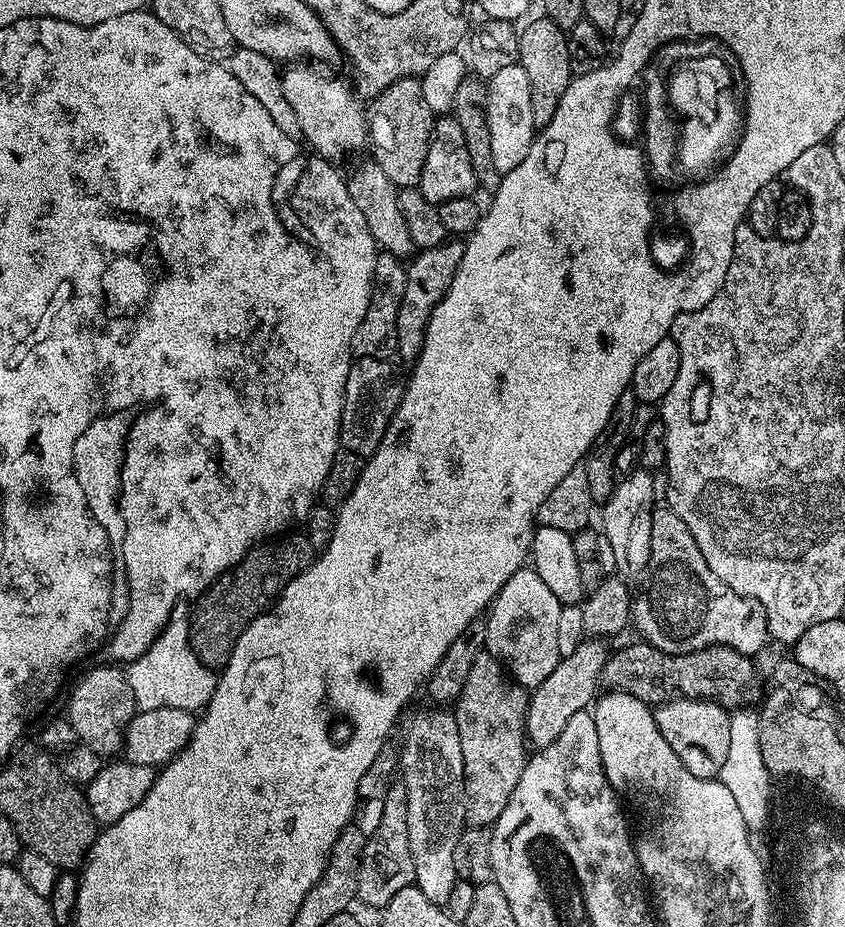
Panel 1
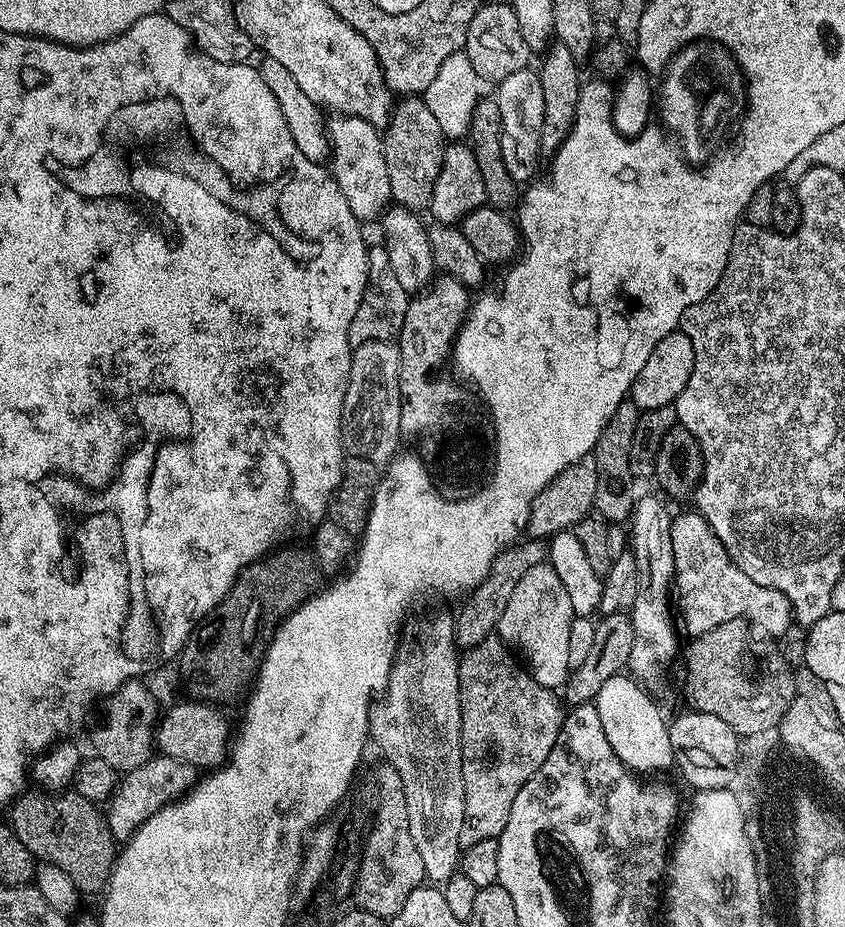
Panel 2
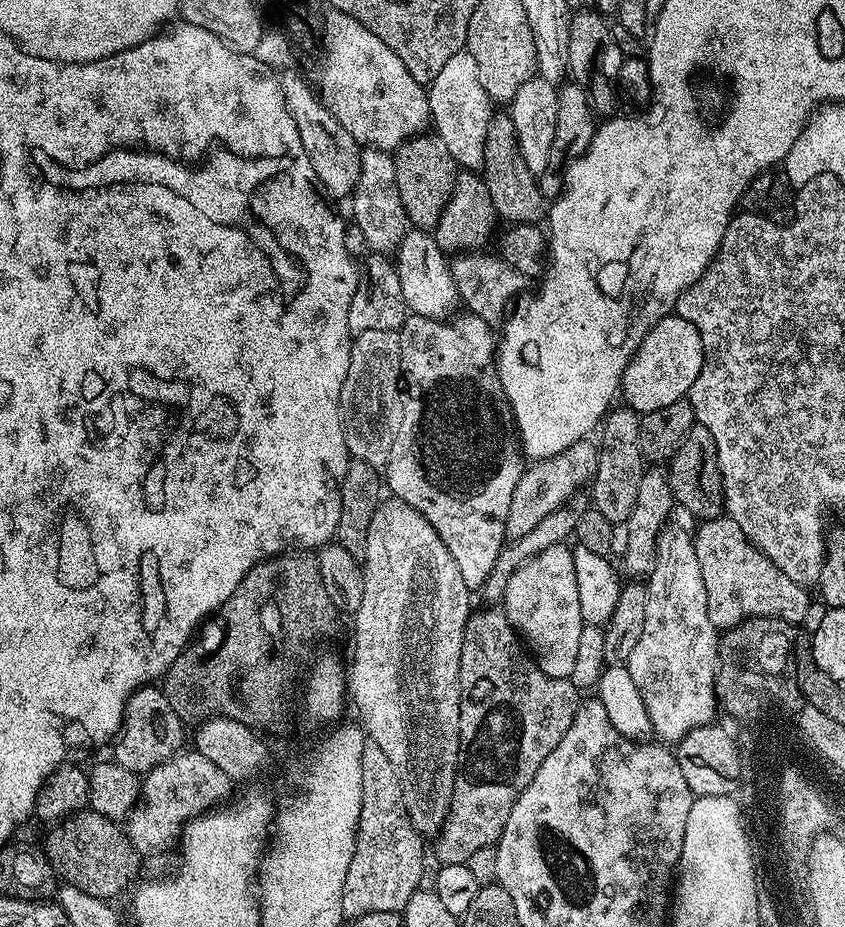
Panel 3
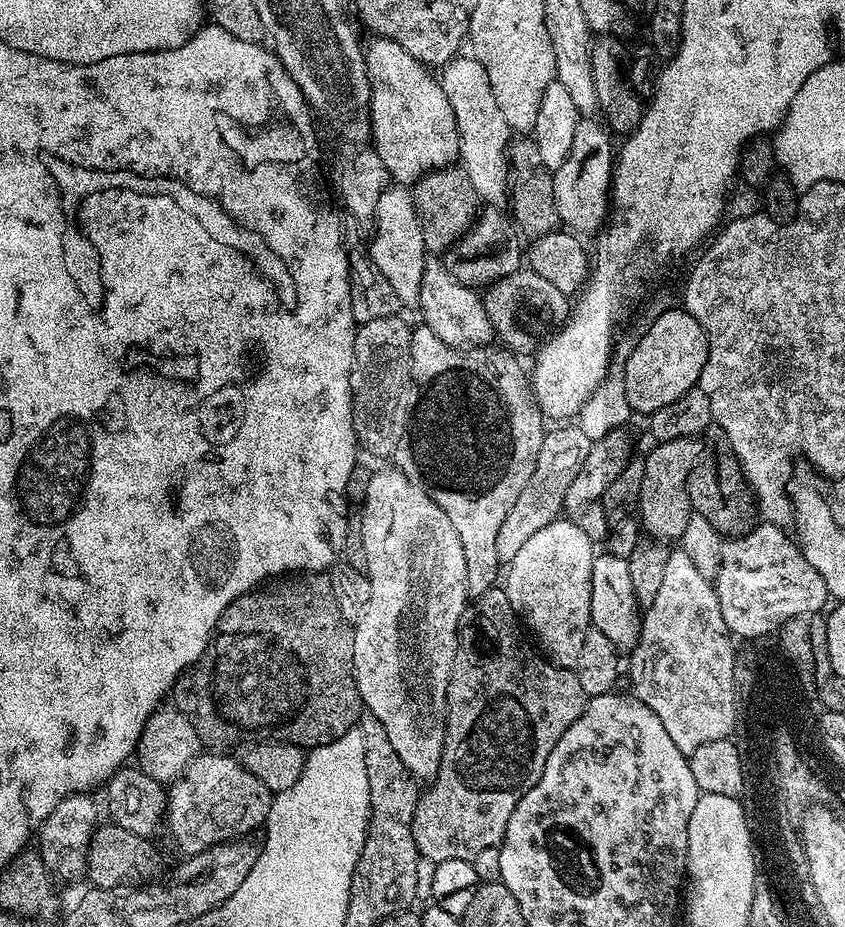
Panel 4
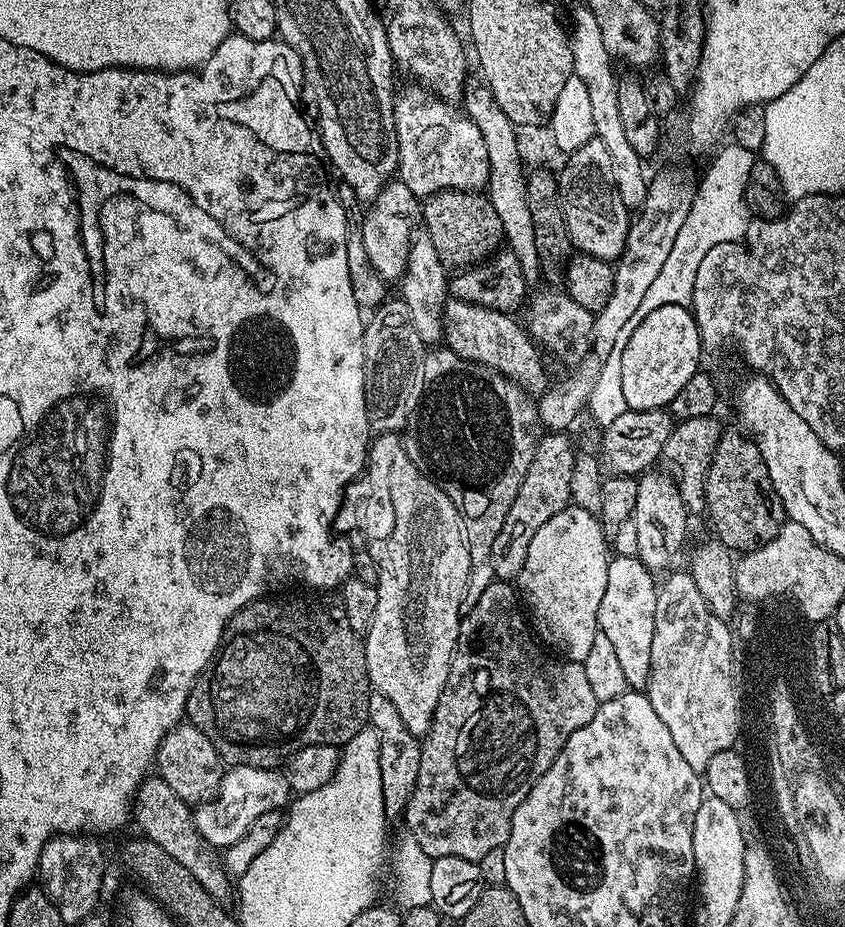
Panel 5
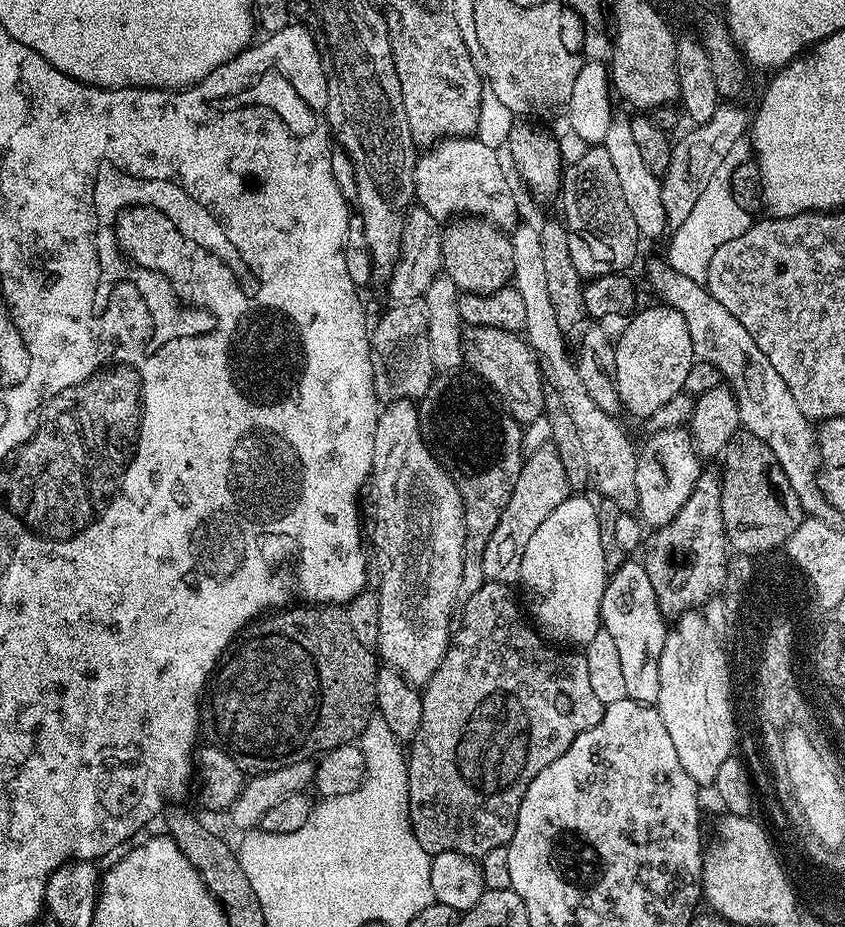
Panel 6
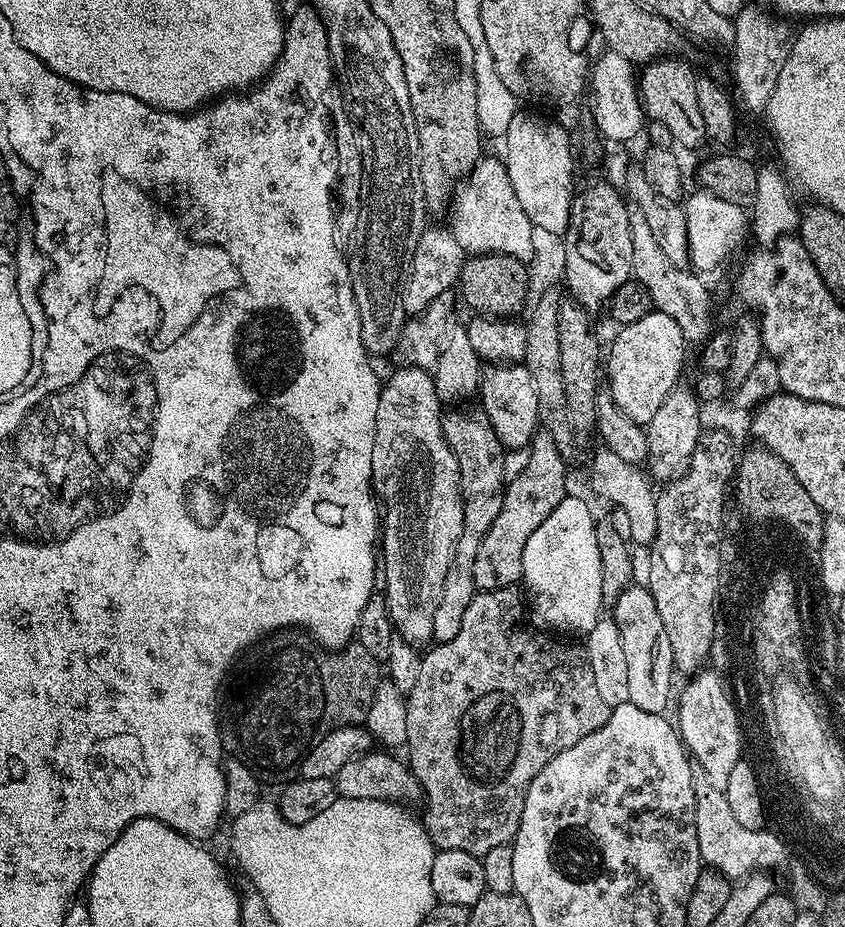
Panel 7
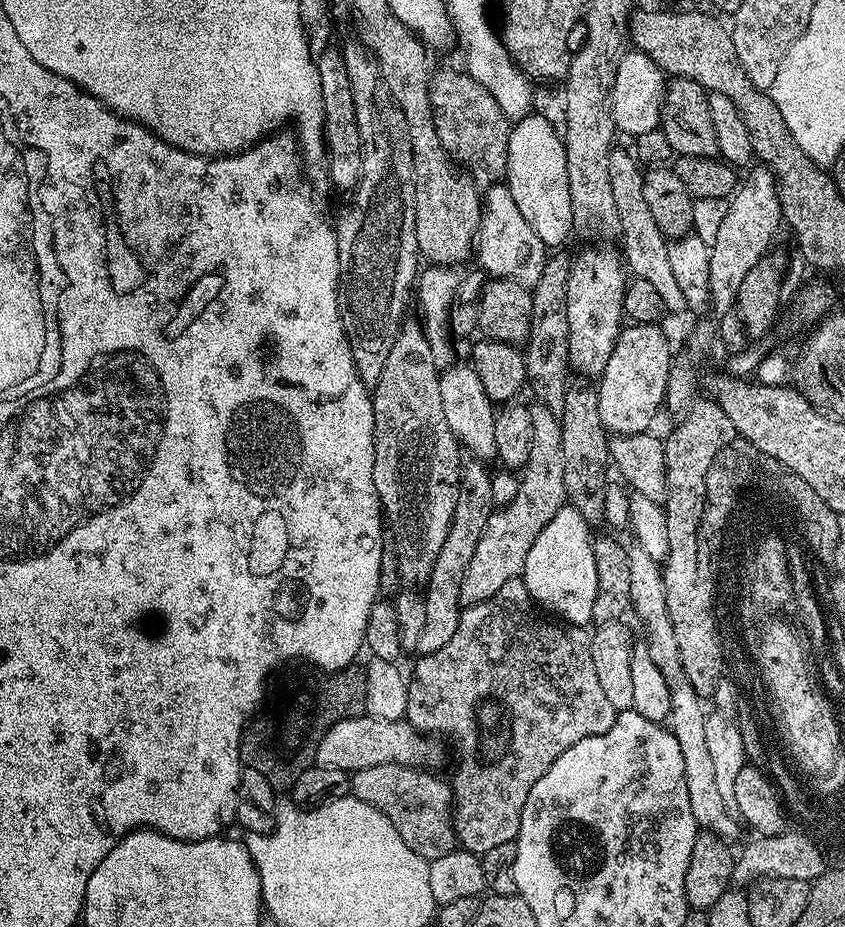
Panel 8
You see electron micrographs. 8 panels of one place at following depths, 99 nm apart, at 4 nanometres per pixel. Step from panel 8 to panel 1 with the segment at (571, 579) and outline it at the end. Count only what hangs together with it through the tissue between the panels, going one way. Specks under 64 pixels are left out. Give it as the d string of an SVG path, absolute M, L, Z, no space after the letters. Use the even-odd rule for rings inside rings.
M525 566L512 575L510 582L492 600L486 613L485 642L487 655L500 661L517 684L533 690L546 681L561 657L558 654L558 614L562 605L538 578L535 568Z

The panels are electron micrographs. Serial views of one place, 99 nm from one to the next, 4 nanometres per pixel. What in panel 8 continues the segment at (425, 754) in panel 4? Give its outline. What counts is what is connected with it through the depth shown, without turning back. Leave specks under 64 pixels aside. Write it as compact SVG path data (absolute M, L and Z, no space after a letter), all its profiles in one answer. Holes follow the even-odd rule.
M405 322L400 325L398 338L394 338L394 346L390 346L390 354L386 357L386 366L382 366L382 374L370 395L376 427L374 486L378 490L390 547L397 554L401 581L408 586L424 586L434 570L434 560L438 558L438 550L442 550L442 542L446 542L446 534L454 518L462 449L446 423L446 414L442 410L440 372L430 350L430 342L424 337L424 329L419 323Z

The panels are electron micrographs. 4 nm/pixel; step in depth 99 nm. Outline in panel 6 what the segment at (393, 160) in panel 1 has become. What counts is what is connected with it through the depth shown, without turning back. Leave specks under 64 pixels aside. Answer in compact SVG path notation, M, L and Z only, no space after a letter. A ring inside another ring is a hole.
M456 218L443 225L440 237L443 271L461 293L494 294L494 290L502 290L512 284L514 246L505 229L496 227L489 220Z

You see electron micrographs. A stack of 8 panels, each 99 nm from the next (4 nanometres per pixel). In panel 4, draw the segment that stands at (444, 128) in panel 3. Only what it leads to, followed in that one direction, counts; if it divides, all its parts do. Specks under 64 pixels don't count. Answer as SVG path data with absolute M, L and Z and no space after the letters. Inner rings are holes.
M471 54L457 55L456 59L443 65L442 72L444 76L439 77L439 82L450 102L450 110L454 110L454 122L458 130L459 163L485 205L507 205L510 129L506 118L502 118L502 110L498 110L494 90L490 90L490 78L486 78L486 70Z

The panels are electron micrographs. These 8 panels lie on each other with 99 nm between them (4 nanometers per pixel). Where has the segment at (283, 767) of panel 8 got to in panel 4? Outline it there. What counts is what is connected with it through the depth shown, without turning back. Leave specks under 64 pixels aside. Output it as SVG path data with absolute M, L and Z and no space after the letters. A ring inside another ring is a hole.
M298 572L285 574L279 578L273 578L258 588L242 594L222 614L222 618L216 623L216 631L208 648L199 656L191 668L185 670L176 680L170 693L171 703L184 715L194 726L194 730L200 735L201 741L208 744L209 749L224 750L227 744L236 744L239 740L243 742L279 742L281 744L297 744L298 747L311 750L340 739L351 728L361 723L362 713L365 706L358 694L358 682L354 678L354 634L353 621L348 620L342 614L342 606L338 606L338 598L334 598L334 586L331 575L323 572Z

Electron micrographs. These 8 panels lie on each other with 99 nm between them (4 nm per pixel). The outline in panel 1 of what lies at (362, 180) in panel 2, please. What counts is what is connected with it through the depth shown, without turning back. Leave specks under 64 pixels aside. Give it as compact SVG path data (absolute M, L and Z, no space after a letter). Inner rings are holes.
M296 62L283 69L280 81L286 102L294 110L303 143L323 160L340 162L343 156L368 144L368 113L365 105L360 105L361 97L345 81L344 85L328 72L331 71L312 62Z

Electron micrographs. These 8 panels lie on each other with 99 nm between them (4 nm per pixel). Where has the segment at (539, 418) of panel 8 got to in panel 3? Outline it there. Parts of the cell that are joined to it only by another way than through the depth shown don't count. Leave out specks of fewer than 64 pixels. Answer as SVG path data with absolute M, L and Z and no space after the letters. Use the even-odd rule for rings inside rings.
M585 438L562 450L562 454L554 454L525 467L510 502L510 514L506 514L505 537L509 541L522 538L524 534L530 533L542 518L554 514L572 500L580 492L579 488L584 483L587 485L596 475L597 451L597 445L591 439Z

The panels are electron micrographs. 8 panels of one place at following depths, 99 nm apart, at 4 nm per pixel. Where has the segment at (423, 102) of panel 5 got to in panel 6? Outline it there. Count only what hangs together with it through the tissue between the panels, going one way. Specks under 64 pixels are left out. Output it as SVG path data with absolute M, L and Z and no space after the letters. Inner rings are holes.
M467 136L444 138L435 146L419 153L416 161L416 199L419 207L425 208L434 218L441 222L453 218L479 218L489 220L491 224L505 230L516 227L516 196L512 193L512 184L504 173L504 164L500 161L501 153L490 146L482 146L482 142Z

